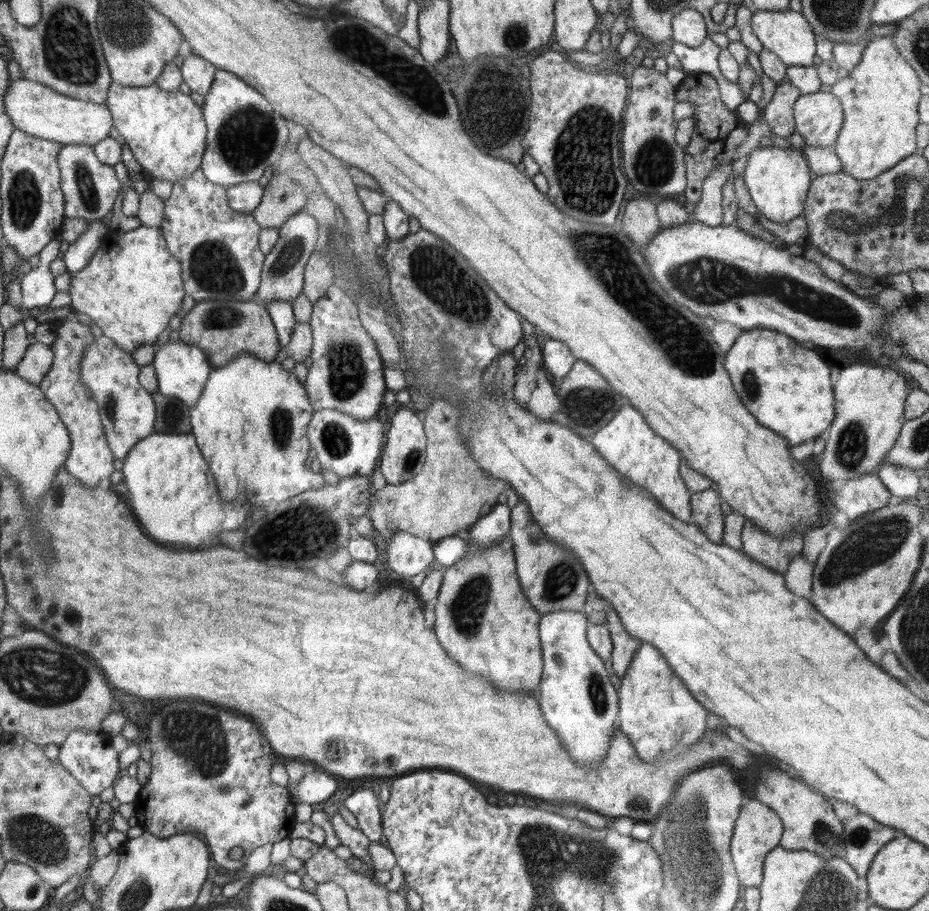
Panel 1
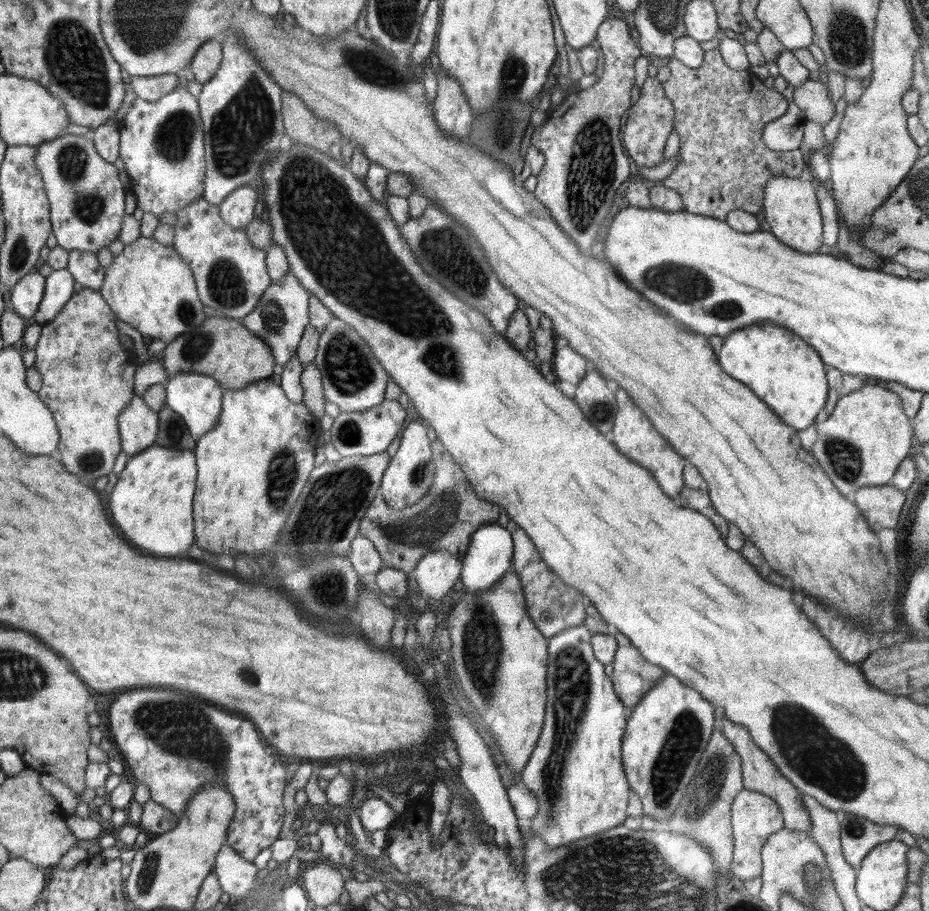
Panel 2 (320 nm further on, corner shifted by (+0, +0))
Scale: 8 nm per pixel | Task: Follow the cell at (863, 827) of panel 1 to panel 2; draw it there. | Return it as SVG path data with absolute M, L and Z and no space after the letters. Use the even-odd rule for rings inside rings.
M838 811L837 819L840 823L841 847L845 859L857 870L864 857L877 844L895 838L897 828L882 826L860 815Z

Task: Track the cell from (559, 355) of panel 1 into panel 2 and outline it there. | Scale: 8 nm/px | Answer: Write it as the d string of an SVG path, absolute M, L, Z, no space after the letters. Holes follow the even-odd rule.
M557 337L552 365L554 365L554 372L556 372L560 381L570 382L570 384L578 386L584 378L587 364L586 358L572 349L569 344L562 340L562 337Z

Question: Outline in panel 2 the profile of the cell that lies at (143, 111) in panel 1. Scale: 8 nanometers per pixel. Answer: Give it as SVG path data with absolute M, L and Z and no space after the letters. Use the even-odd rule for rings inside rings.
M182 84L154 103L136 98L125 118L119 123L119 158L123 160L132 183L137 207L144 213L152 213L158 218L165 212L177 214L180 209L188 207L203 196L206 163L201 120L197 98Z

